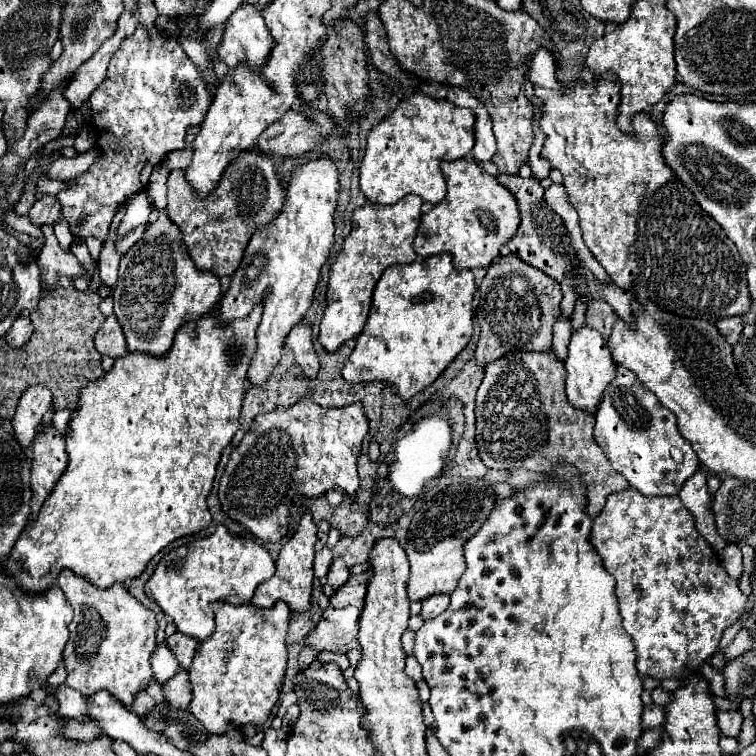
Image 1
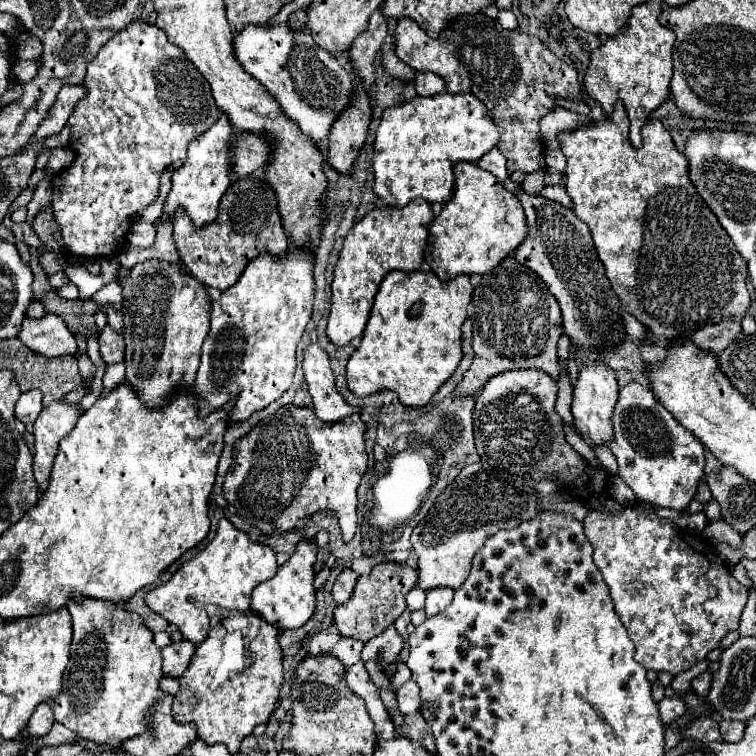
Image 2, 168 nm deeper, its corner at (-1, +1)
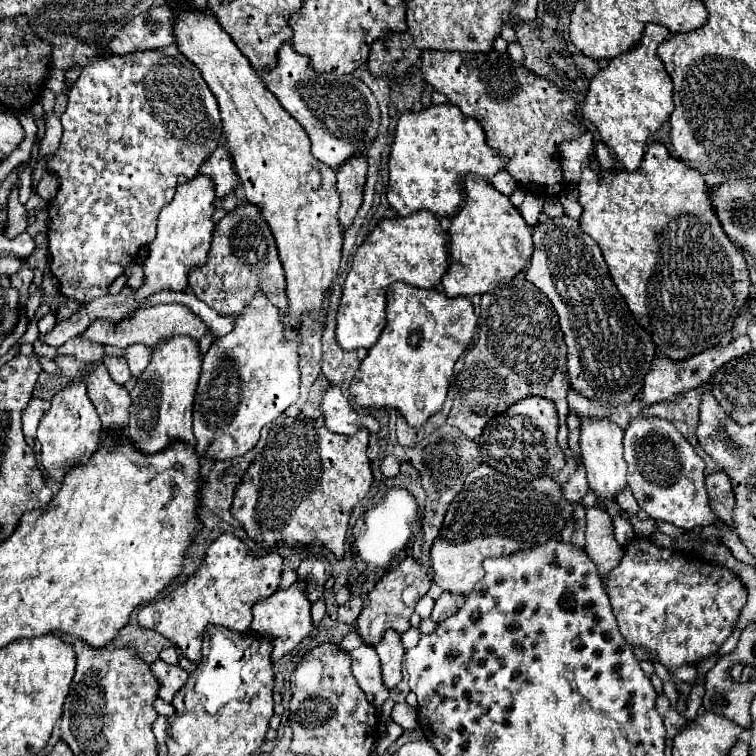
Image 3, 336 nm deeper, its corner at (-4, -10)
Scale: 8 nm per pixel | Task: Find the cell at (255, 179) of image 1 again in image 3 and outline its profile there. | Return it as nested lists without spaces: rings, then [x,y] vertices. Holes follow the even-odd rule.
[[[245,200],[219,220],[207,262],[201,268],[193,268],[189,272],[189,286],[199,300],[223,316],[241,314],[251,296],[257,292],[265,292],[269,300],[281,308],[281,316],[287,314],[283,264],[279,260],[273,234],[261,216],[261,208]]]

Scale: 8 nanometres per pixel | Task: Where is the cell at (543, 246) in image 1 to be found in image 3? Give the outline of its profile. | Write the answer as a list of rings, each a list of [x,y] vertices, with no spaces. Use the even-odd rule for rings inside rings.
[[[569,216],[553,218],[551,232],[543,232],[541,224],[535,224],[531,228],[533,228],[535,246],[525,278],[533,282],[551,300],[559,316],[561,332],[567,344],[567,370],[569,370],[571,386],[589,398],[599,398],[603,402],[609,402],[609,406],[619,406],[623,402],[629,402],[641,390],[643,376],[649,372],[649,364],[655,354],[655,346],[649,334],[633,320],[623,296],[619,294],[619,290],[615,288],[609,276],[599,246],[579,228],[577,220],[571,220]]]

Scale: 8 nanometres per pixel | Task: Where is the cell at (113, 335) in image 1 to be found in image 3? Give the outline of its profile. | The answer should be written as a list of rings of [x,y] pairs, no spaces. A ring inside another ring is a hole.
[[[103,354],[101,362],[105,364],[107,372],[111,374],[111,378],[113,378],[117,384],[125,384],[125,382],[131,378],[131,372],[129,372],[129,366],[127,366],[125,358],[121,358],[121,356],[111,356],[111,354]]]

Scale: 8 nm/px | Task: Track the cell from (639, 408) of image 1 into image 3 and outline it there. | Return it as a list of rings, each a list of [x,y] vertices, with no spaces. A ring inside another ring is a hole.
[[[655,416],[633,418],[625,430],[623,446],[629,466],[627,484],[641,510],[655,520],[665,520],[685,530],[717,522],[707,500],[705,462],[669,420]]]

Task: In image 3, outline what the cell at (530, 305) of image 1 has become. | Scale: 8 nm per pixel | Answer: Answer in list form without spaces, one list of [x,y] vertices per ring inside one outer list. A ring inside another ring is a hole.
[[[523,272],[509,284],[481,296],[481,316],[477,340],[469,348],[465,366],[455,382],[455,400],[449,424],[457,426],[467,438],[475,440],[489,418],[505,412],[525,396],[545,396],[555,402],[559,414],[559,436],[567,436],[567,358],[563,332],[549,298],[525,280]]]

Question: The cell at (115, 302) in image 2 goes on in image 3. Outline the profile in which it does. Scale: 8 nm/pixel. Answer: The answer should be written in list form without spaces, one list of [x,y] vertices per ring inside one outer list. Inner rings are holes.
[[[157,304],[157,306],[151,306],[151,308],[141,308],[141,312],[137,312],[137,316],[133,316],[133,320],[125,320],[125,324],[121,324],[121,328],[113,328],[113,324],[109,320],[95,320],[85,332],[83,336],[93,340],[93,342],[99,342],[99,344],[113,344],[117,348],[127,348],[129,344],[149,344],[149,346],[155,346],[161,338],[169,338],[169,336],[175,336],[175,334],[187,334],[191,336],[193,340],[199,340],[205,332],[207,332],[207,324],[195,316],[189,308],[181,306],[181,304]]]

